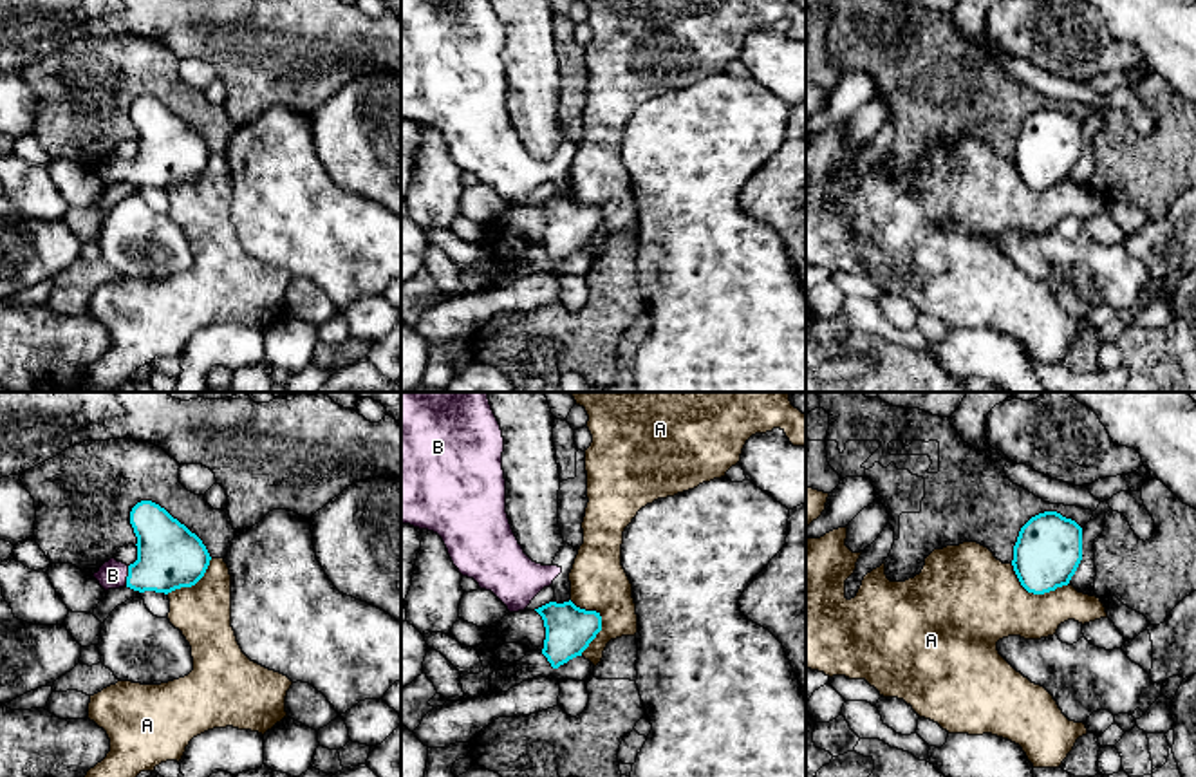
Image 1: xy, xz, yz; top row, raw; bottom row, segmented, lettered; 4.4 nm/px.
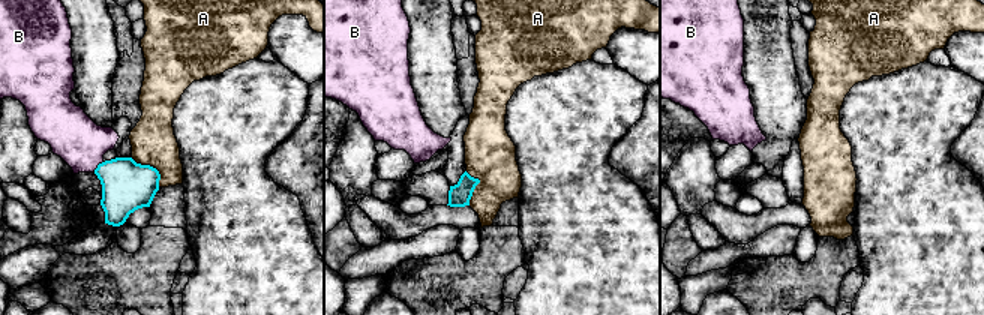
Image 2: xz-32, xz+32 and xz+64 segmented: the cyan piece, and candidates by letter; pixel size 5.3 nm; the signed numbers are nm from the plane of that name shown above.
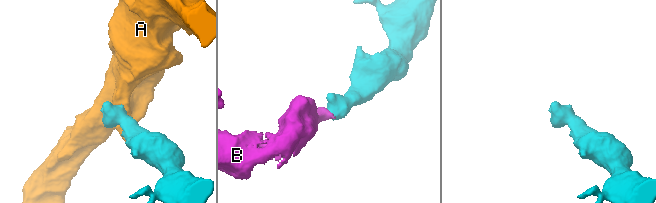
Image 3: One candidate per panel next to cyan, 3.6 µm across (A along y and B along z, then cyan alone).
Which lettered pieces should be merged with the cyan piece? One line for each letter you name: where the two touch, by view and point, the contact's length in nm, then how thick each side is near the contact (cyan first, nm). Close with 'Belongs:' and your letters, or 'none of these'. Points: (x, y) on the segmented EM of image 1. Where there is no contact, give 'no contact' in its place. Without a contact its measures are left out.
B: meets cyan in xy at (127, 577); contact 100 nm long; 280 nm thick on the cyan side, 130 nm on the other
Belongs: B

